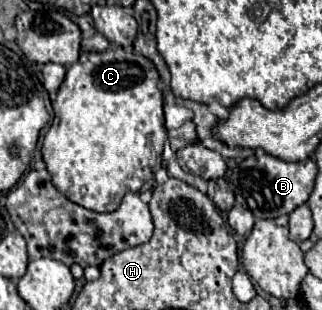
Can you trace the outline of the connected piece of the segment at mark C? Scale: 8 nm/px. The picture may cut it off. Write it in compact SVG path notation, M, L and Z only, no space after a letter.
M110 46L104 52L82 52L80 60L66 68L66 78L52 106L54 117L42 142L42 158L52 176L52 184L70 202L94 212L114 212L126 192L144 192L153 187L154 155L162 157L168 135L162 122L158 72L148 58L126 52L120 46Z

